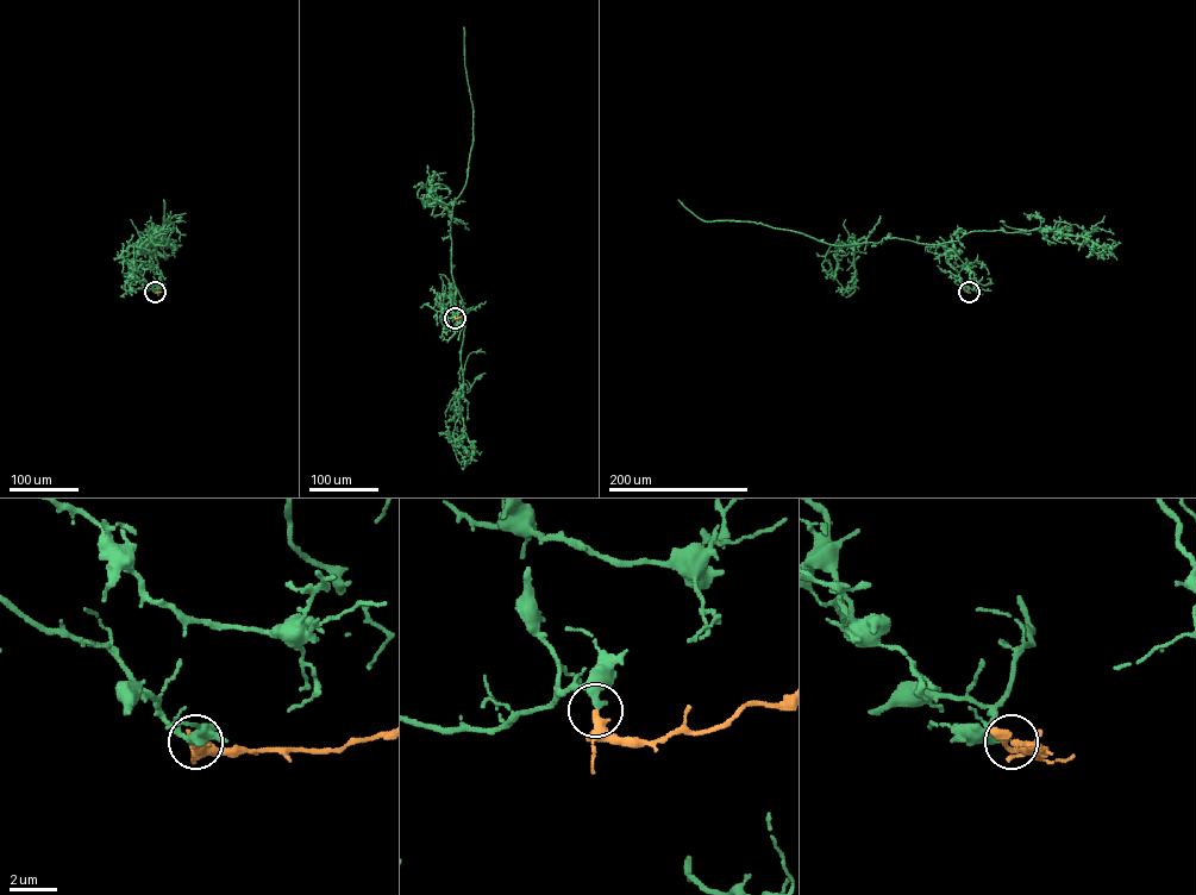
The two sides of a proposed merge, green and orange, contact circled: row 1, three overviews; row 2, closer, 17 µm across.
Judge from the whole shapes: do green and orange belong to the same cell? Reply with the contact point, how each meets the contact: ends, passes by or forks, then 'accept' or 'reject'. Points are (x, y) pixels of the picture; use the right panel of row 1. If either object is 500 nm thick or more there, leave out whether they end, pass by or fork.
place (969, 292); green passes by; orange passes by; accept

